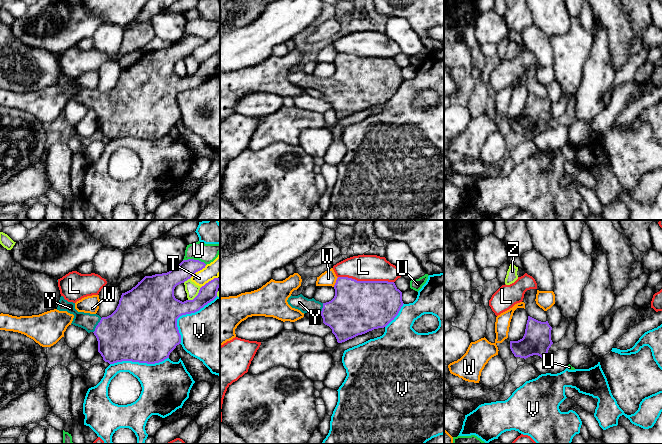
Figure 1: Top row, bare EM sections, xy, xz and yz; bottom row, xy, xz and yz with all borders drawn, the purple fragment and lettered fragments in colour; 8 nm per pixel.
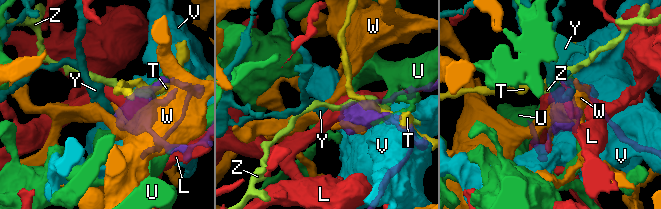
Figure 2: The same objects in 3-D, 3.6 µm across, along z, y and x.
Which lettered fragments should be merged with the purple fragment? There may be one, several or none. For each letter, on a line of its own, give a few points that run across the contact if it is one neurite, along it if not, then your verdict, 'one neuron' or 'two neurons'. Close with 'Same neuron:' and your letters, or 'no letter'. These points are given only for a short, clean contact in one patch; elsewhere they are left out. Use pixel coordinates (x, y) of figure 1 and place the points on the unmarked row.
L: two neurons
T: two neurons
U: two neurons
V: two neurons
W: two neurons
Y: line xy (126, 111), (113, 109), (97, 101), (87, 97); one neuron
Z: two neurons
Same neuron: Y

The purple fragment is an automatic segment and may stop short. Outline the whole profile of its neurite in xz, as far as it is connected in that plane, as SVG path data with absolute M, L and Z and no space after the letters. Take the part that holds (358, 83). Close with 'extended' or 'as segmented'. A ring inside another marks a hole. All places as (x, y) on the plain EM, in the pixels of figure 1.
M338 53L334 61L335 72L326 79L308 75L302 70L290 72L288 80L302 89L319 89L323 99L332 105L337 118L342 119L358 111L378 104L386 103L398 91L403 82L402 68L394 58L388 57L357 57L348 53Z; extended

